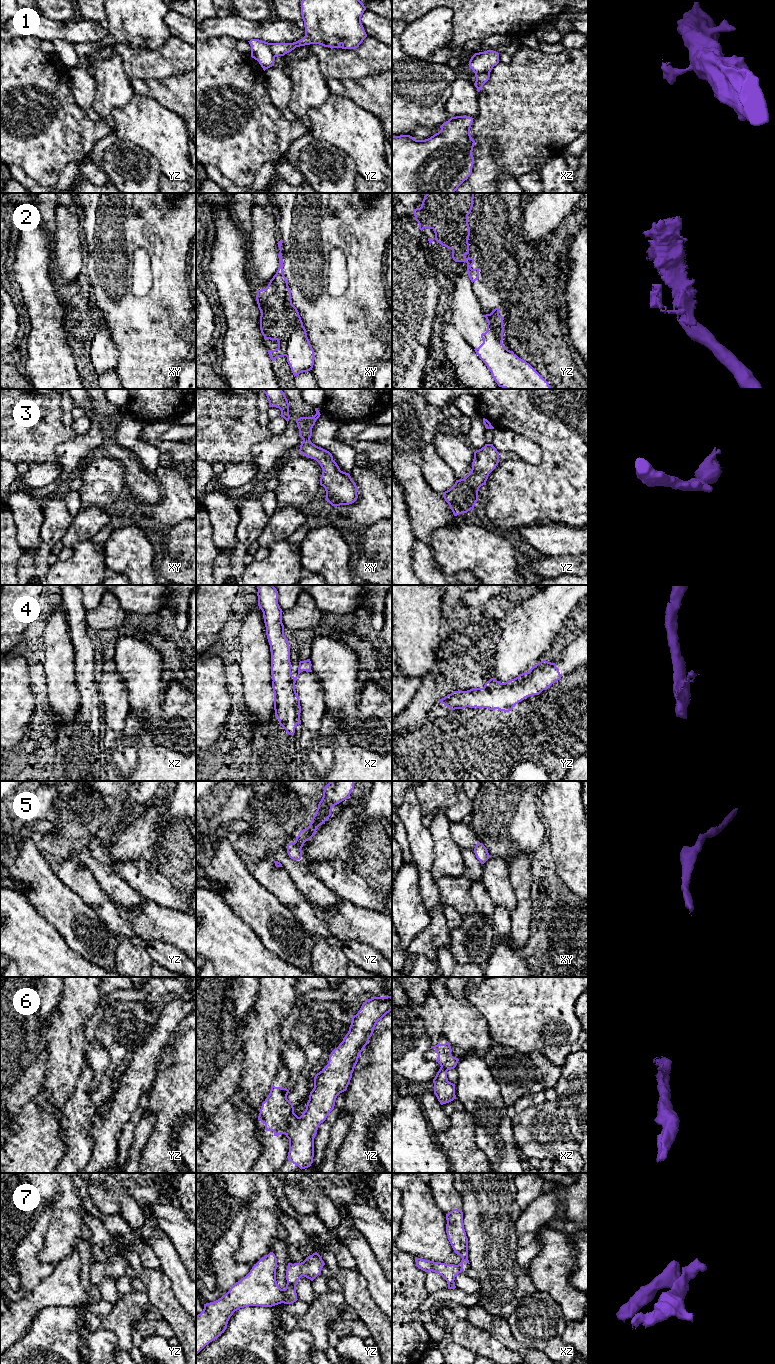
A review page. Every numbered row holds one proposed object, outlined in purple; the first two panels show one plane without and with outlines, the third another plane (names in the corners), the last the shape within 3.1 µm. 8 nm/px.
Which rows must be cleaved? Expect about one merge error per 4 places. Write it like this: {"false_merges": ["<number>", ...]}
{"false_merges": ["1", "2", "6", "7"]}

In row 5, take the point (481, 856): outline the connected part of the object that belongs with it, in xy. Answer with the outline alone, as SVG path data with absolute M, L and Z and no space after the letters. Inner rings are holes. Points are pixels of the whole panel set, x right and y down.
M477 842L474 853L481 864L484 864L490 857L487 848L480 842Z

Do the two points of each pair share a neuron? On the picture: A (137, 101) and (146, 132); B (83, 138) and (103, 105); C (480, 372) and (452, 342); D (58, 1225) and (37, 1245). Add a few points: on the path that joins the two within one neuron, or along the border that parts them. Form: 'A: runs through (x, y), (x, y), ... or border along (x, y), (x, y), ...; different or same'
A: runs through (141, 109), (143, 121), (146, 124); same
B: border along (102, 119), (113, 131); different
C: runs through (472, 366), (457, 350); same
D: border along (51, 1217), (44, 1246), (38, 1254), (44, 1263); different

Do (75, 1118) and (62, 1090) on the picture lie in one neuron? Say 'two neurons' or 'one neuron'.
two neurons

